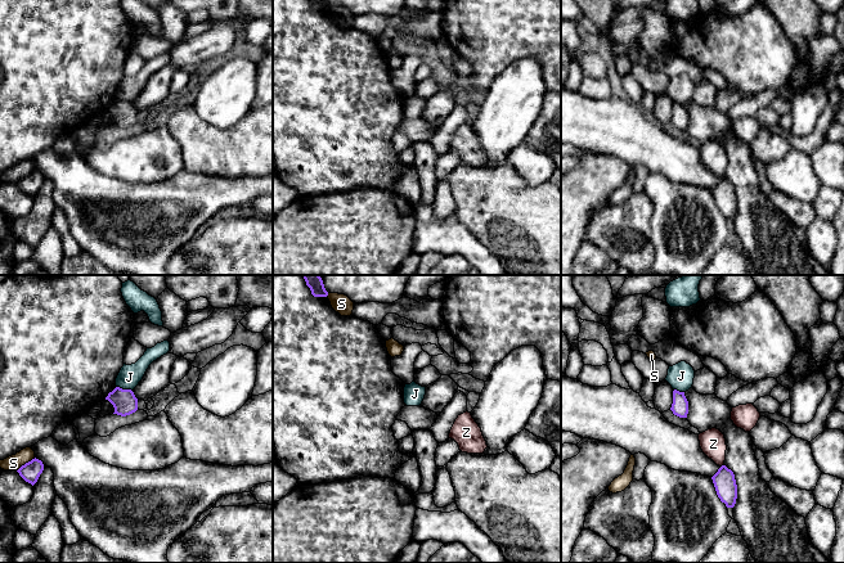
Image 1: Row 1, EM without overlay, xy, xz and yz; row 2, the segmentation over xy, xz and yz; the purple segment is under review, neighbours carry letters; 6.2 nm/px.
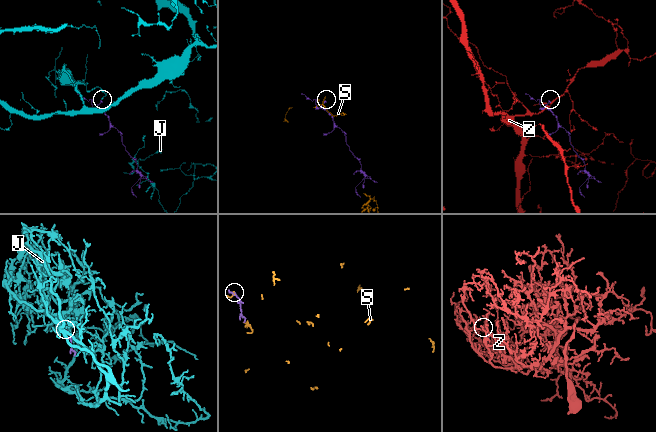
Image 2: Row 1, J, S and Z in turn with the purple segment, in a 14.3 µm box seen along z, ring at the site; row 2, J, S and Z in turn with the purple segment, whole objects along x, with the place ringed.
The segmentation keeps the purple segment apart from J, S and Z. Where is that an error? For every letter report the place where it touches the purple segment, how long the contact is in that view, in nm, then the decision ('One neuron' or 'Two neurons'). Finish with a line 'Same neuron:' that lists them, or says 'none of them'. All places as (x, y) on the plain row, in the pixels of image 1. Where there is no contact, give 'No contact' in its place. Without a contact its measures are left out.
J: Touches purple at xy (124, 102). Shared border 110 nm. Two neurons
S: Touches purple at xy (26, 175). Shared border 150 nm. Two neurons
Z: Touches purple at yz (722, 178). Shared border 30 nm. Two neurons
Same neuron: none of them

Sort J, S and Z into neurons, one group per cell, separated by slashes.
J / S / Z

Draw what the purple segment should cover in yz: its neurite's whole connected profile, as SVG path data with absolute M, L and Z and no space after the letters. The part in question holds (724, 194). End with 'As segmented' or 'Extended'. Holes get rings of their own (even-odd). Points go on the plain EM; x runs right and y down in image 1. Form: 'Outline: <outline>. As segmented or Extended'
Outline: M722 177L711 192L720 213L727 220L733 220L737 211L737 197L733 184L726 177Z. As segmented

